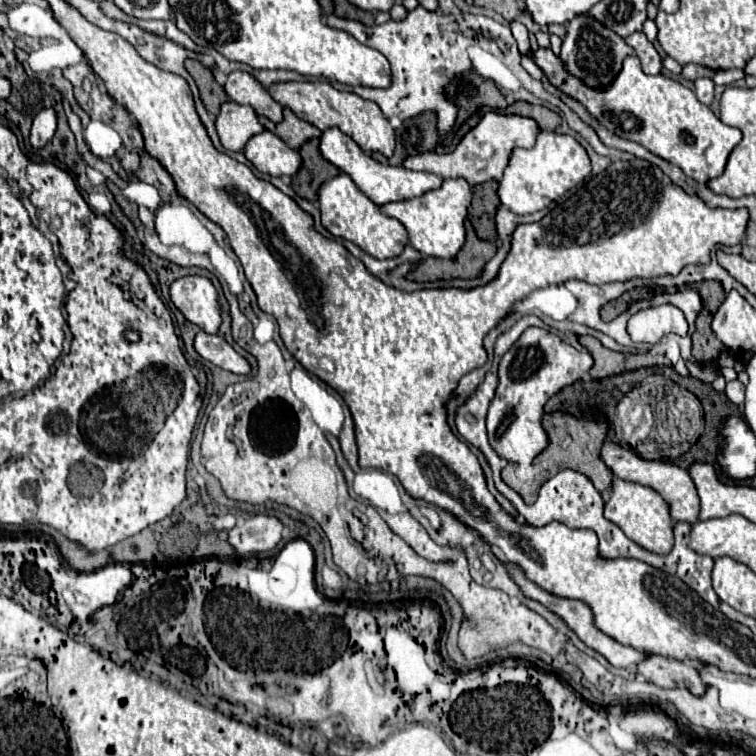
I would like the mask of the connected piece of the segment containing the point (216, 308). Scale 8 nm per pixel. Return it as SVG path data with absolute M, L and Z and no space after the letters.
M187 275L177 279L171 285L169 293L171 301L187 317L187 321L199 325L205 333L219 333L223 321L221 303L211 279Z

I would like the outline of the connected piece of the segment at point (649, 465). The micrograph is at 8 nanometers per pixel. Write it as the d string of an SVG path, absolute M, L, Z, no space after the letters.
M605 441L601 457L609 465L609 469L613 471L615 477L625 479L625 481L643 483L643 485L655 489L659 495L663 495L671 505L671 517L675 521L685 521L685 523L695 523L697 521L697 517L699 517L699 497L697 497L695 483L693 483L691 475L687 473L687 469L677 469L677 465L665 463L665 461L645 461L639 455L635 455L633 451L617 447L609 441Z

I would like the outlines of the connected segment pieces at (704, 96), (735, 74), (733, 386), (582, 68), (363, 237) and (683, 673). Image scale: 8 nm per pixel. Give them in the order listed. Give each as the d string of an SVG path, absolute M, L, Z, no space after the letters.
M707 77L695 79L695 93L697 93L701 103L711 105L711 101L713 101L713 81L707 79Z
M731 69L731 71L717 71L713 81L715 81L715 85L731 85L733 81L743 79L743 77L745 77L745 73L741 69Z
M729 381L727 383L727 389L725 389L725 395L729 397L729 401L733 401L735 405L741 405L743 399L745 399L745 385L741 381Z
M577 15L573 21L569 21L561 49L561 61L565 65L565 71L585 81L585 85L595 89L607 87L609 81L613 81L613 77L617 77L617 73L621 71L623 59L629 55L633 55L633 47L629 47L623 37L619 37L605 25L597 23L593 17Z
M341 173L321 185L319 209L321 209L321 223L329 233L359 245L363 251L367 251L375 259L397 257L403 253L405 245L409 243L403 223L393 217L383 215L381 207L377 207L365 193L361 193L361 189L345 173Z
M649 655L643 663L637 665L637 671L651 683L659 687L685 687L695 697L701 697L705 693L705 685L697 673L697 669L683 665L677 659L661 657L661 655Z

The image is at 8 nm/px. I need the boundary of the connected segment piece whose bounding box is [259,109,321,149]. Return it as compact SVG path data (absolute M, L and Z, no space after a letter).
M283 109L283 121L281 123L273 123L267 117L259 117L259 121L265 125L267 131L281 137L291 149L299 149L307 139L321 135L321 131L317 127L299 119L291 109Z

